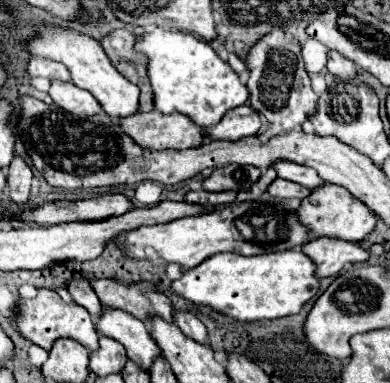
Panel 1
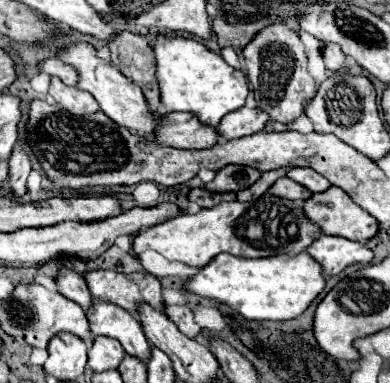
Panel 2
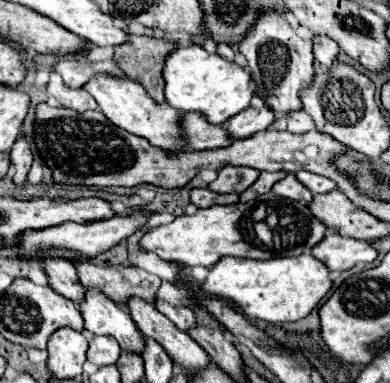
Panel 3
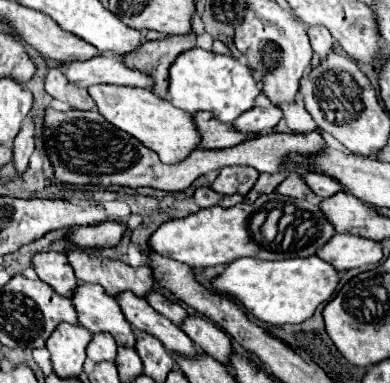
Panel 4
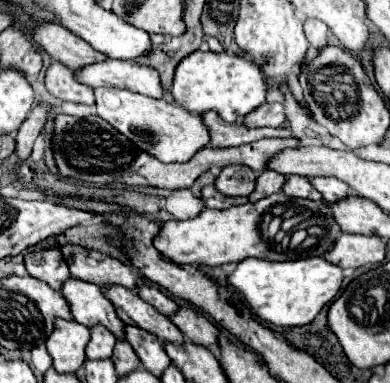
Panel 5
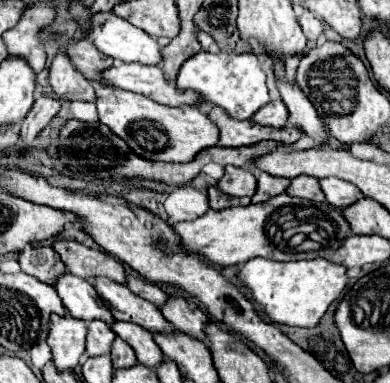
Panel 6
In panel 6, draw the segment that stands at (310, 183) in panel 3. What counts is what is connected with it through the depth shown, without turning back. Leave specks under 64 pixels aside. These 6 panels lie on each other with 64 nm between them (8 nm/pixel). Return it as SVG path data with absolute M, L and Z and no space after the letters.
M322 178L320 188L326 194L326 202L336 208L344 208L362 198L362 194L358 192L358 188L354 184L344 182L340 178Z

